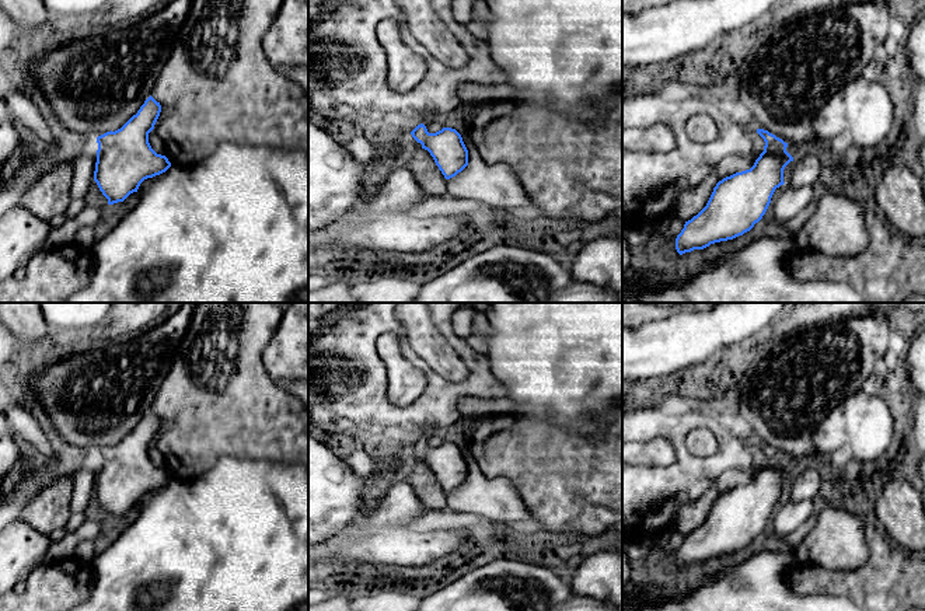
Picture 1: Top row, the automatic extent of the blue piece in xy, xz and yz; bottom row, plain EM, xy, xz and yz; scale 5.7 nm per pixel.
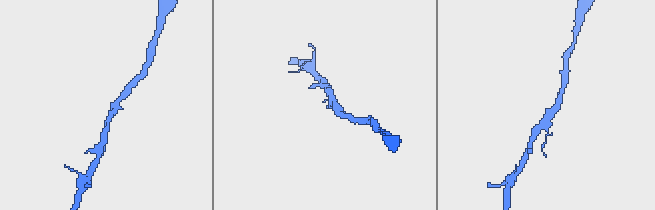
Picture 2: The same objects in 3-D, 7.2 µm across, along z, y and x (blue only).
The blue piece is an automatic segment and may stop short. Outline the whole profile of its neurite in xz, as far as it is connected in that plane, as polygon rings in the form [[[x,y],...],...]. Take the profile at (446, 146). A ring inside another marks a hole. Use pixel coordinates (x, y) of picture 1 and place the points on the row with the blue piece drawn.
[[[423,123],[412,132],[412,137],[433,157],[446,179],[455,177],[468,165],[468,150],[461,135],[451,128],[429,133]]]

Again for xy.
[[[150,95],[121,129],[97,137],[94,181],[108,205],[123,202],[137,192],[144,179],[171,167],[168,158],[157,154],[149,143],[149,133],[154,129],[160,112],[160,102]]]

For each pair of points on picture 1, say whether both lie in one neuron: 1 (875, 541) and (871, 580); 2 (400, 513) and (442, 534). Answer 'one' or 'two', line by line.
1: one
2: one

